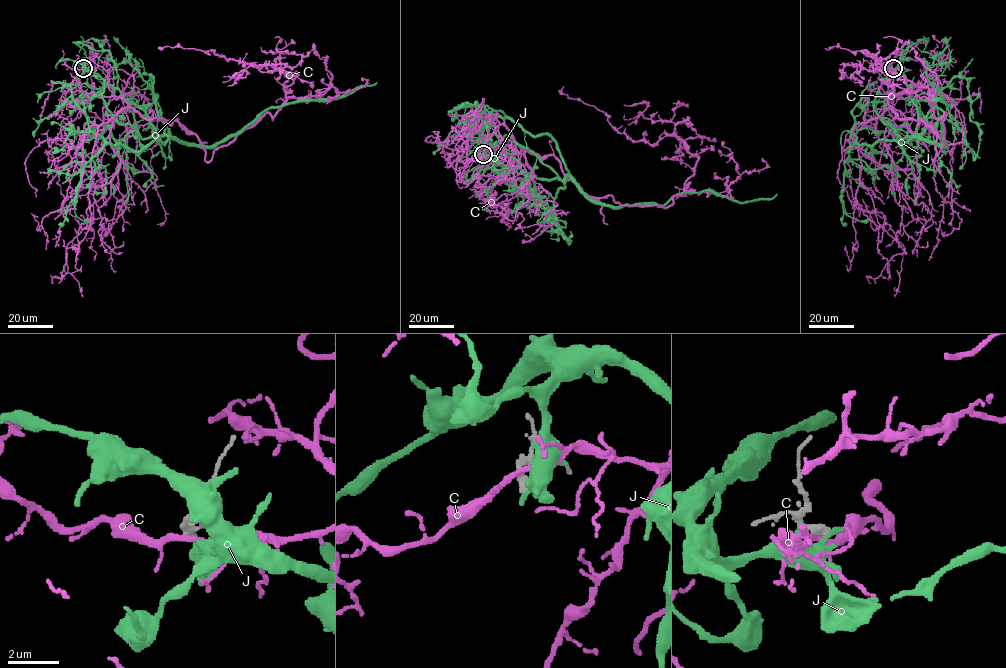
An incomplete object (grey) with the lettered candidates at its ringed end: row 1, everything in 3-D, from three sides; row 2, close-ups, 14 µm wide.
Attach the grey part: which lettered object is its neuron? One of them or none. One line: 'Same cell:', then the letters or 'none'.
Same cell: none

